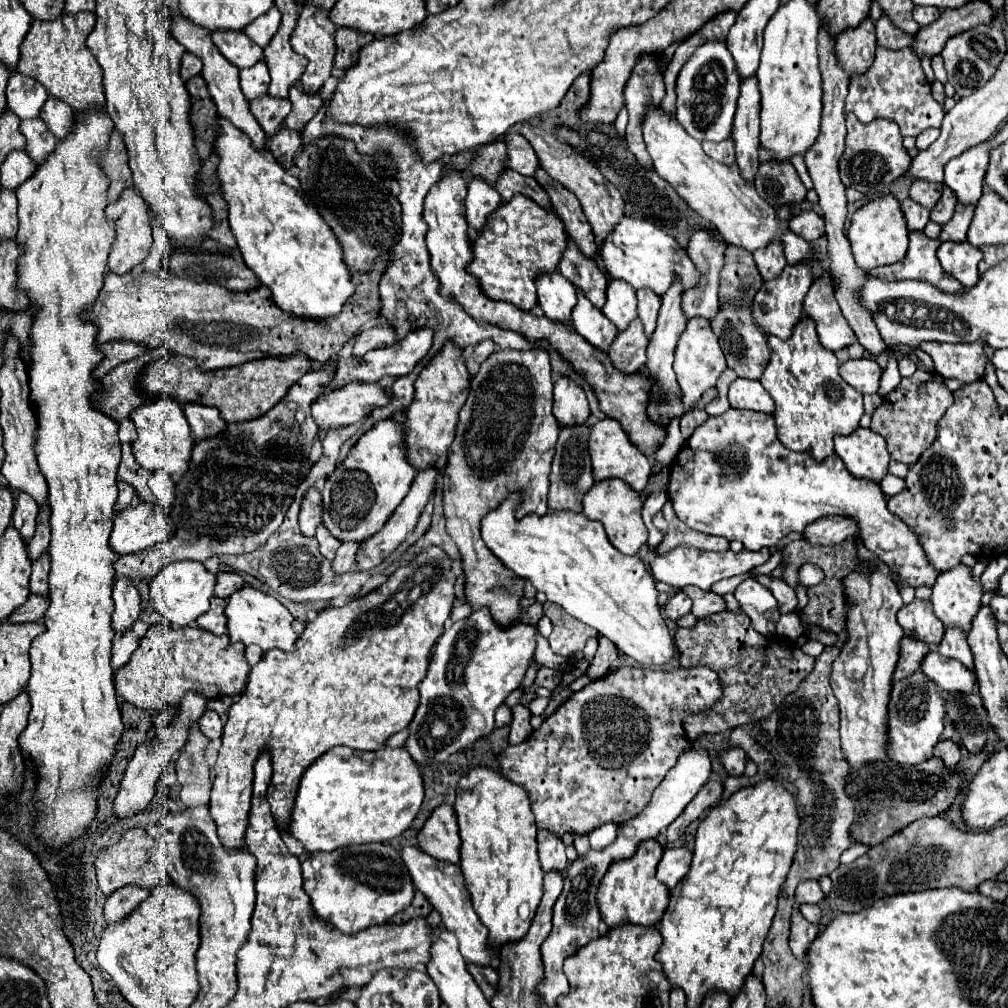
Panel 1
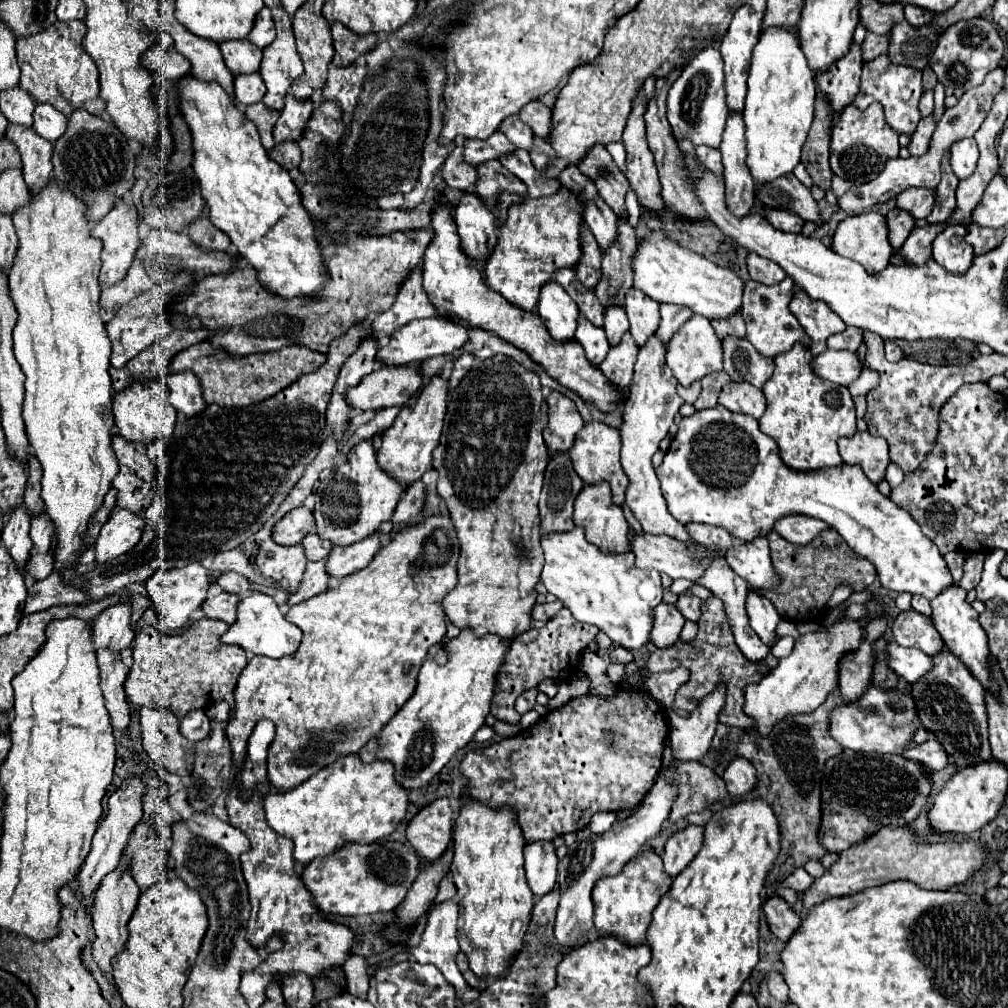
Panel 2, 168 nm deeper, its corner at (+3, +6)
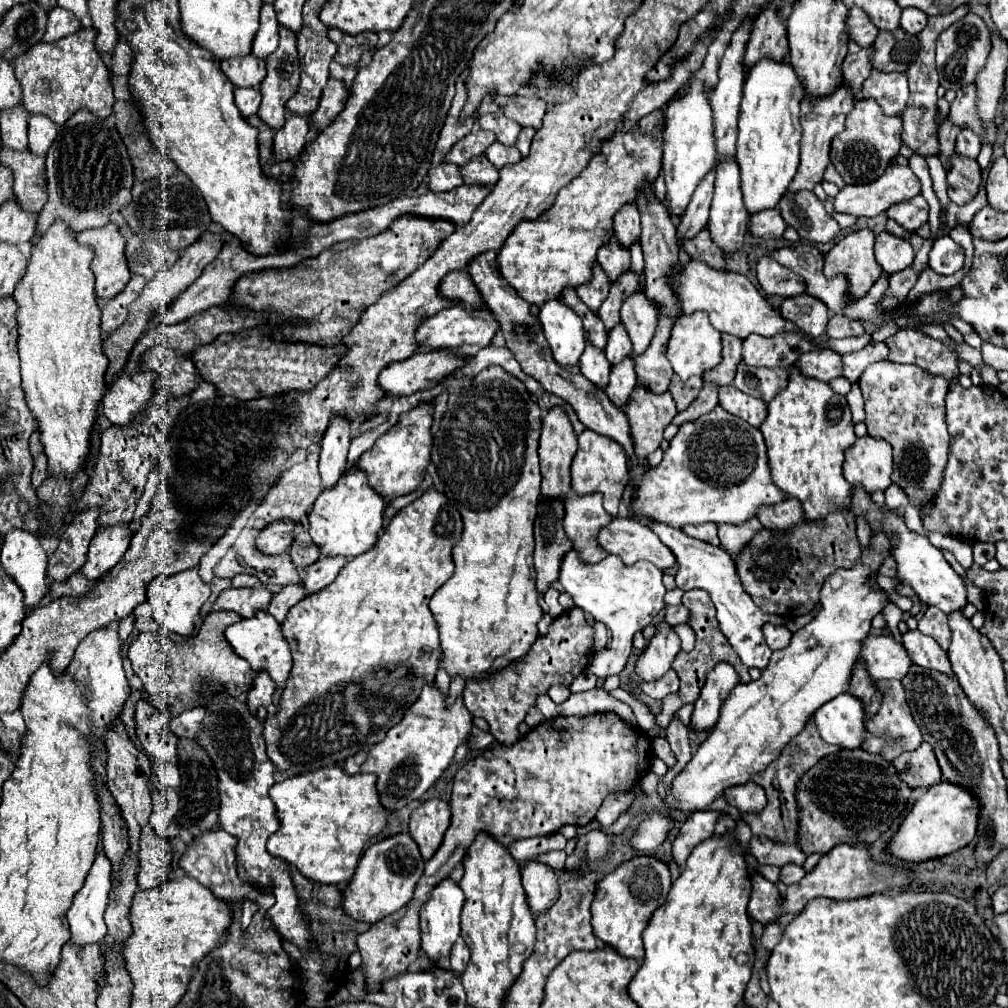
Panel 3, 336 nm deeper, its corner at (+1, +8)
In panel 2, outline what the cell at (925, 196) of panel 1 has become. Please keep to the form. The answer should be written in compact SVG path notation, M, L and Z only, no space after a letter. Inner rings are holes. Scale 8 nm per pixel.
M904 190L896 198L896 208L908 212L912 218L920 220L932 212L934 192L932 190Z

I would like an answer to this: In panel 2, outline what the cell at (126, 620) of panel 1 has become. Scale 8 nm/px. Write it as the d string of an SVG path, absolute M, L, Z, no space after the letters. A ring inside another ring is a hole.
M126 602L106 608L92 624L94 650L108 648L120 654L132 640L134 632L130 628L130 606Z

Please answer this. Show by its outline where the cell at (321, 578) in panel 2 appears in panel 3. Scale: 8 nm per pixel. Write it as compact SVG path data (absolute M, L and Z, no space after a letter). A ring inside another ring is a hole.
M298 582L298 584L284 586L284 588L282 588L278 594L274 594L274 598L270 600L268 612L270 612L278 622L284 622L286 612L288 612L296 602L300 602L304 596L306 596L306 592L304 592L304 586L302 586L300 582Z

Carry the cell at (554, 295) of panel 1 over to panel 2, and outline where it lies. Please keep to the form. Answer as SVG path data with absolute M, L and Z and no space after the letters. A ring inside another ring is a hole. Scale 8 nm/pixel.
M548 282L542 288L538 314L554 340L558 342L576 340L574 332L576 332L578 316L580 316L578 306L574 306L574 300L556 282Z

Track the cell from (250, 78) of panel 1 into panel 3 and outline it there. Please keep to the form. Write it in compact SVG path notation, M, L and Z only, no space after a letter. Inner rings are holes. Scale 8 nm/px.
M236 88L234 98L236 98L236 106L244 118L248 118L250 114L256 114L258 106L262 102L262 94L258 88Z

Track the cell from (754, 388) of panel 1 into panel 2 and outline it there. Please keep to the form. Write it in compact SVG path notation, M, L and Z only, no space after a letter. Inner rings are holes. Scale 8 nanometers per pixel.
M730 382L722 388L718 404L722 404L724 408L732 410L732 412L742 412L742 414L750 414L754 418L760 418L766 410L766 398L762 394L762 390L748 386L748 384L736 384Z

